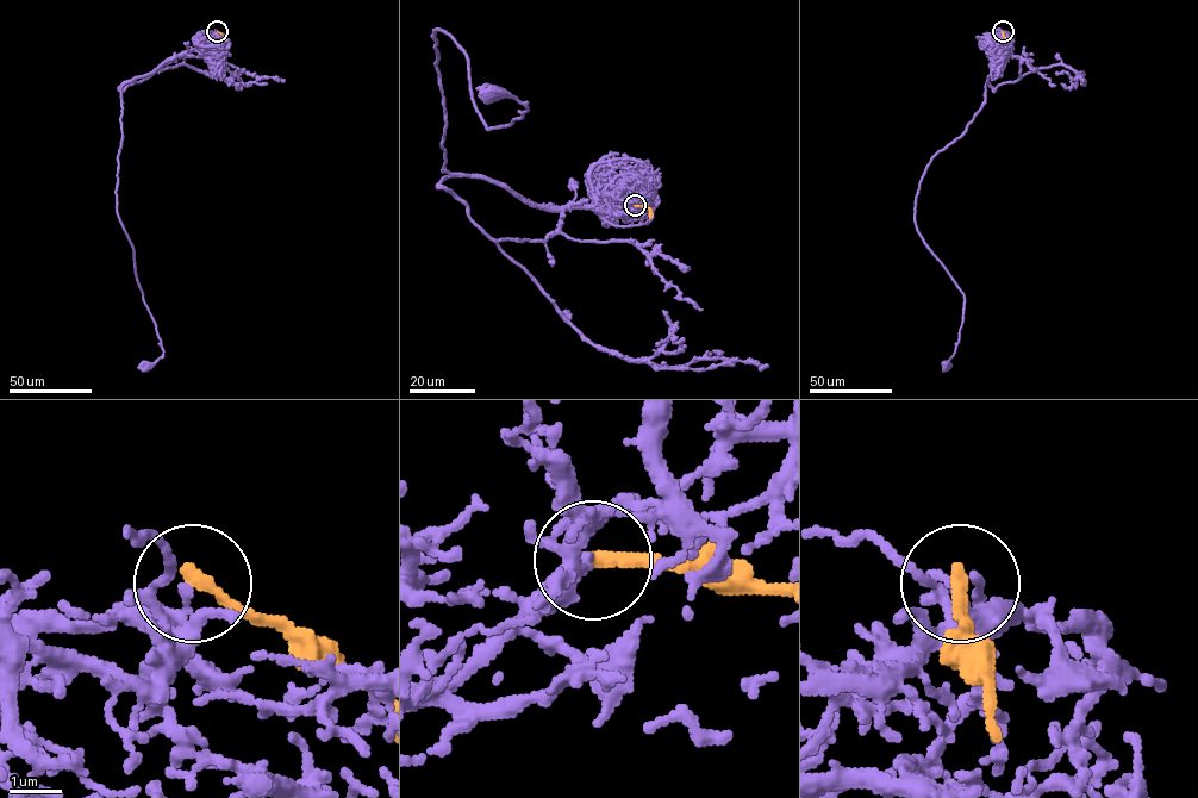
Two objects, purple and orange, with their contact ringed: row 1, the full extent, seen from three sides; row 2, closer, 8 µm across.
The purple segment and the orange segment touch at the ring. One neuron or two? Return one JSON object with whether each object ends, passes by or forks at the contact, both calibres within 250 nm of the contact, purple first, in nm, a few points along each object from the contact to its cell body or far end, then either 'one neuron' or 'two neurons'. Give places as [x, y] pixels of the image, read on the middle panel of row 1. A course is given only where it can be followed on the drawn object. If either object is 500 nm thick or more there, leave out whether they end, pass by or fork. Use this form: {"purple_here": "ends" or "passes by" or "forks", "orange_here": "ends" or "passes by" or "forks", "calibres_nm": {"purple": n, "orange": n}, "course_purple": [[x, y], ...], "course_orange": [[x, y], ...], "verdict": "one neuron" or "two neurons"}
{"purple_here": "forks", "orange_here": "ends", "calibres_nm": {"purple": 170, "orange": 280}, "course_purple": [[635, 205], [605, 224], [443, 170], [435, 31], [467, 56], [486, 128], [526, 110], [486, 93]], "course_orange": [[635, 205], [647, 207], [649, 218]], "verdict": "two neurons"}

